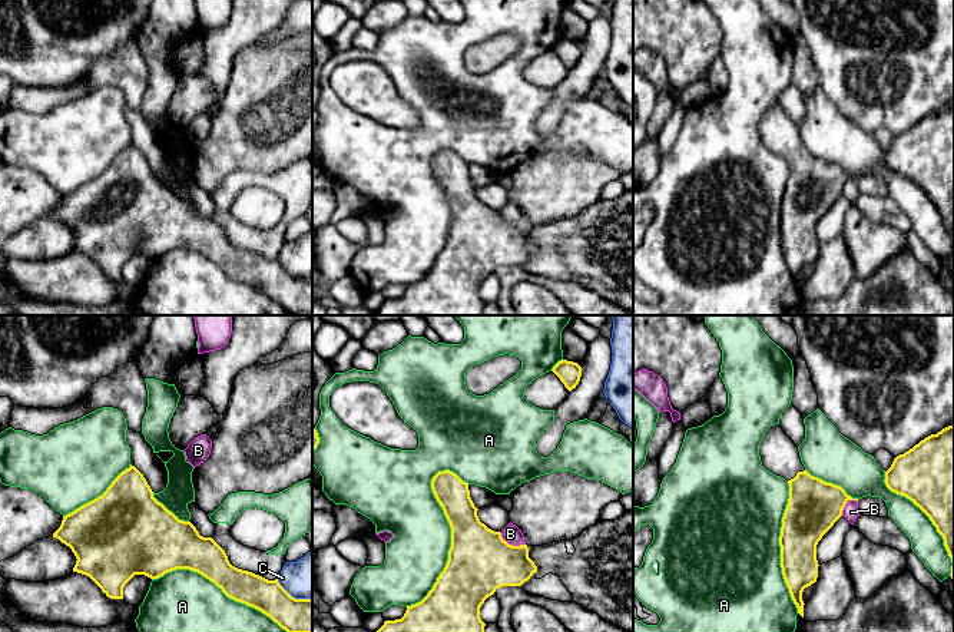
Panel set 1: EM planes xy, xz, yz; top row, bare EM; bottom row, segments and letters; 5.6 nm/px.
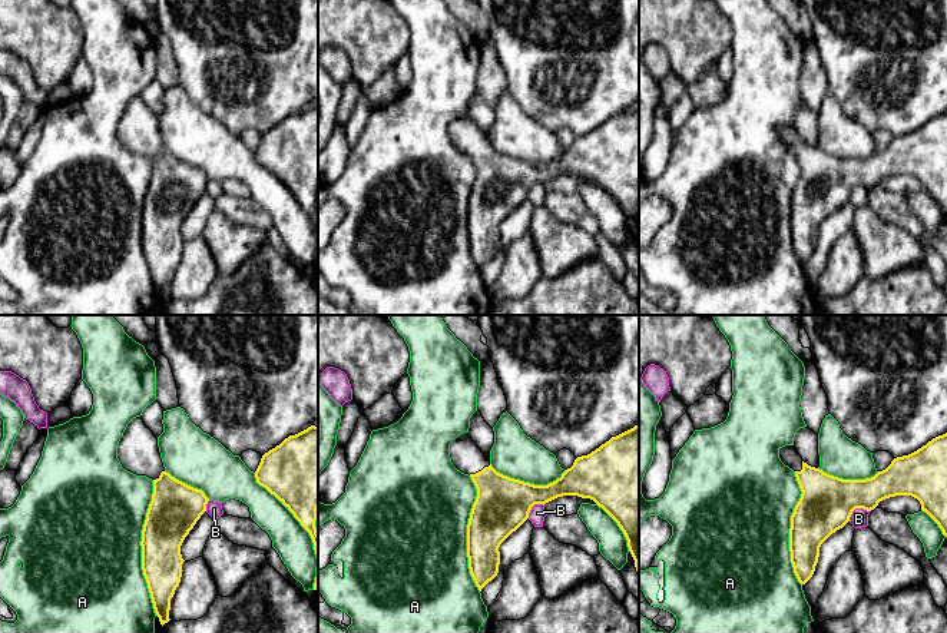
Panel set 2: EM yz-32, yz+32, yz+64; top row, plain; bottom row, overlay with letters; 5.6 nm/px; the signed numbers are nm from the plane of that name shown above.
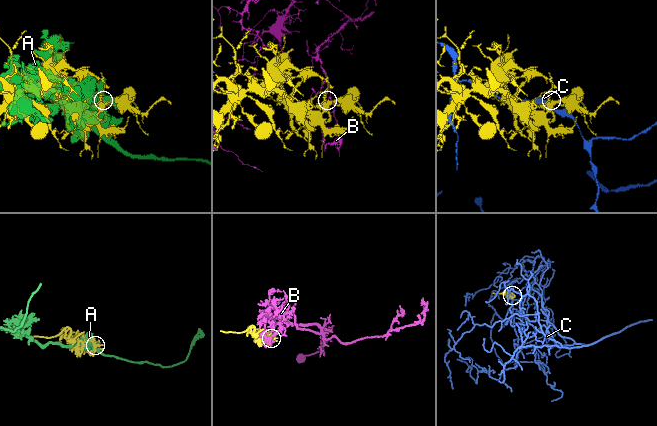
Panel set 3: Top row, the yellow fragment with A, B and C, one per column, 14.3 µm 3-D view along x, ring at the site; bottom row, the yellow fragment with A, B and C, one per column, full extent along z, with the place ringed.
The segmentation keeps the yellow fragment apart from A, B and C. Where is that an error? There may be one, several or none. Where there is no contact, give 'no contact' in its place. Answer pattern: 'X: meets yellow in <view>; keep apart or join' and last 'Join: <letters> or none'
A: meets yellow in xz; keep apart
B: meets yellow in xz; keep apart
C: meets yellow in xy; keep apart
Join: none

